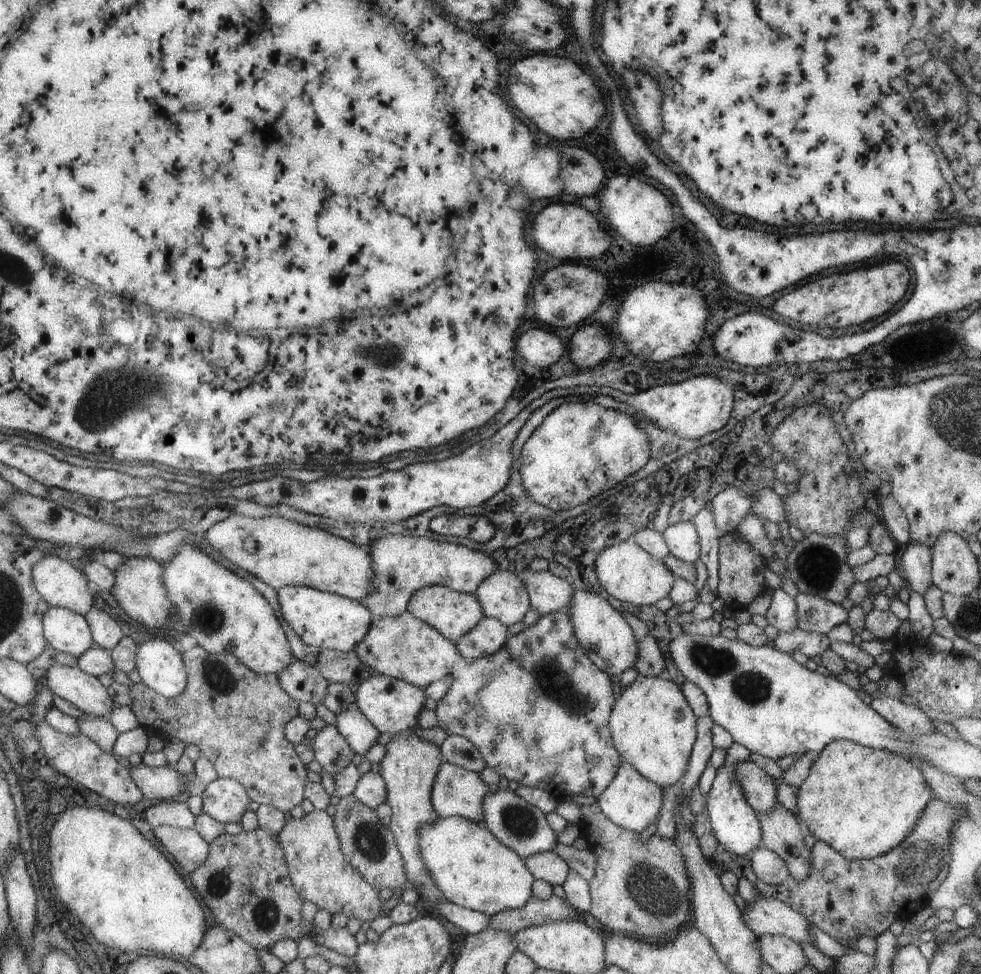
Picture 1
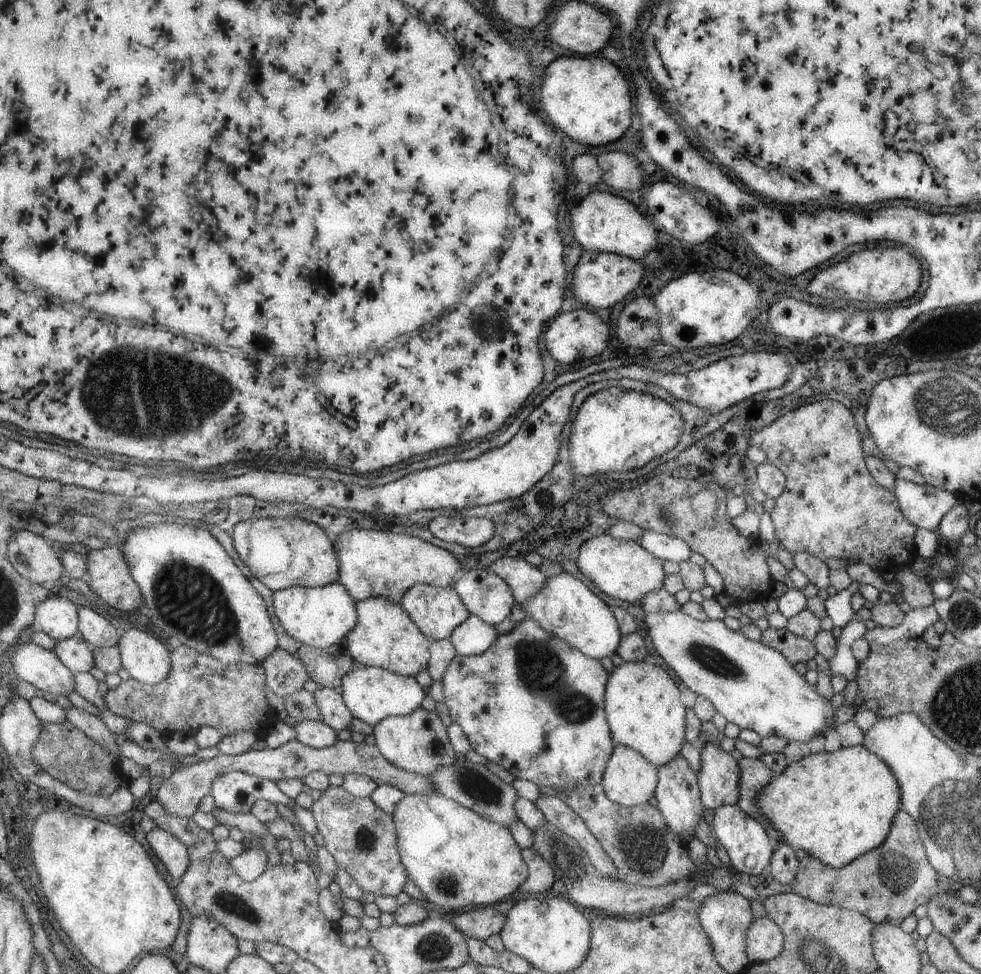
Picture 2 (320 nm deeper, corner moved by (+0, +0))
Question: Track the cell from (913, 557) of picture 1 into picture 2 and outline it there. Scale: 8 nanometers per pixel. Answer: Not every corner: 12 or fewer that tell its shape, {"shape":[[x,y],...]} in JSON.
{"shape":[[903,479],[893,492],[915,528],[935,530],[961,503],[950,492]]}

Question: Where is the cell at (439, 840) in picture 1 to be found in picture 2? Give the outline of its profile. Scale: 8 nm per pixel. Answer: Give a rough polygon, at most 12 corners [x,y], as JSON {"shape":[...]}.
{"shape":[[435,792],[390,815],[437,912],[516,896],[509,829]]}

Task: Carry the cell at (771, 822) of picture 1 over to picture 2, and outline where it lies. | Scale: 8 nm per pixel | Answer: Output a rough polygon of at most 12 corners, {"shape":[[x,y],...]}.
{"shape":[[741,757],[736,806],[766,828],[774,847],[780,834],[761,816],[755,795],[774,775],[758,758]]}

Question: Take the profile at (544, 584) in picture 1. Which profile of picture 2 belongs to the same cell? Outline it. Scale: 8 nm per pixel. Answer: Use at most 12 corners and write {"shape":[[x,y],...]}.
{"shape":[[523,556],[501,557],[489,570],[505,581],[517,605],[546,579]]}

